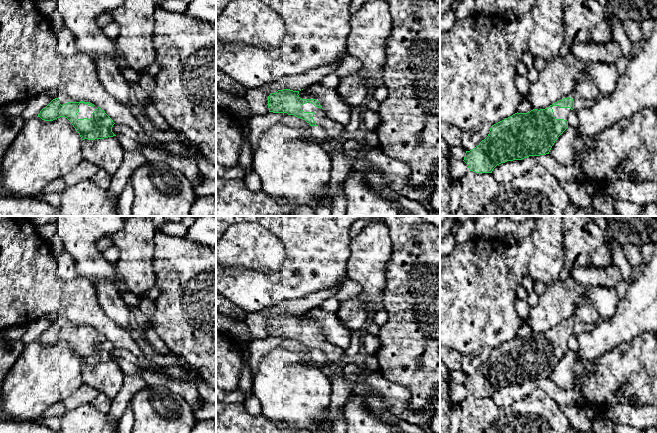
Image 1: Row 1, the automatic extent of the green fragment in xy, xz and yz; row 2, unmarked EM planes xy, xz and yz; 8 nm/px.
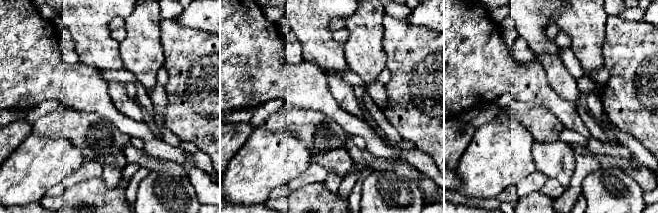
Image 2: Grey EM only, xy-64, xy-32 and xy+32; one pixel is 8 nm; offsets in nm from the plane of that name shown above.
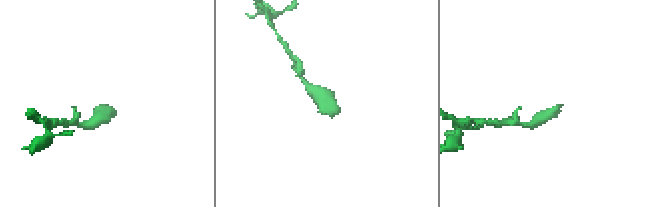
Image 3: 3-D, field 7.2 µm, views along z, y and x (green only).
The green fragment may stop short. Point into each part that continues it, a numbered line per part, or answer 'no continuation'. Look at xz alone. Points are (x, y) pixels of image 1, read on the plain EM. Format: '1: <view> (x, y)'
1: xz (333, 353)

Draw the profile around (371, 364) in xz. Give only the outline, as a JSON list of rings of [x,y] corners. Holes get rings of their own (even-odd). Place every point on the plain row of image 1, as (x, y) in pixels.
[[[365,353],[363,368],[366,372],[379,372],[379,363],[376,357]]]

